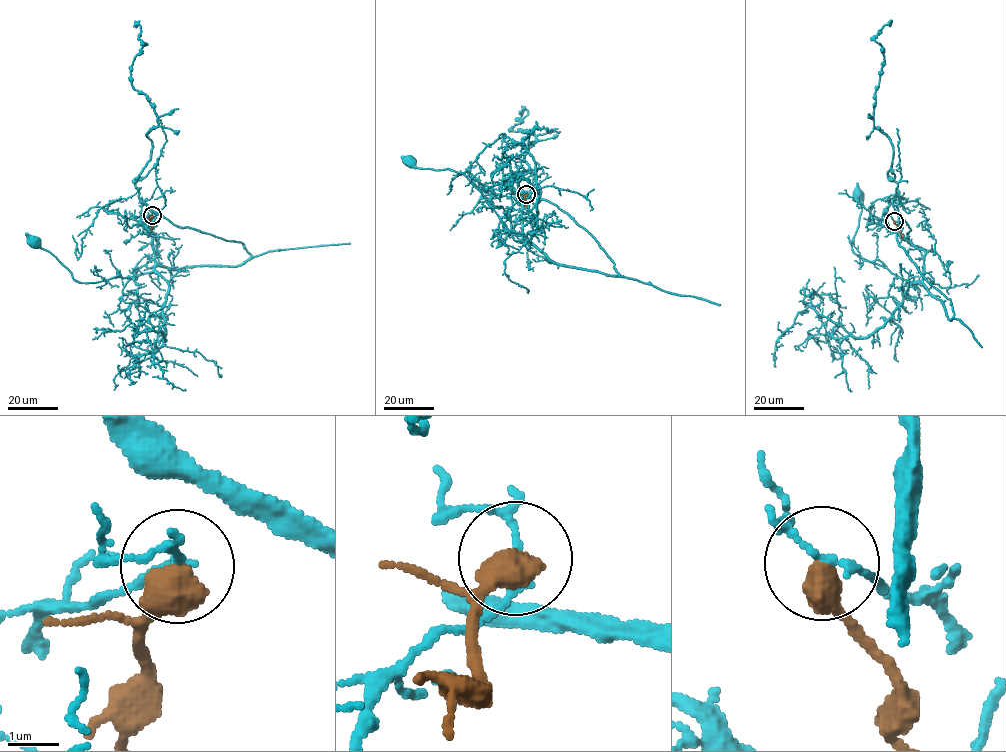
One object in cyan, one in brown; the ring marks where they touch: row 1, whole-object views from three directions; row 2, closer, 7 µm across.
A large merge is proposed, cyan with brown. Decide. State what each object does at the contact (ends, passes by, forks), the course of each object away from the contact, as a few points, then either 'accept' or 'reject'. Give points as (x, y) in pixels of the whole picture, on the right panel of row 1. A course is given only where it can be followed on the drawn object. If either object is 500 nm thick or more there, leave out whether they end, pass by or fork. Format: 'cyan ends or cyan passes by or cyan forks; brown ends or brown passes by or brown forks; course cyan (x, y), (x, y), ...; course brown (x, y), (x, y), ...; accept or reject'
course cyan (894, 220), (902, 225), (900, 235), (925, 252), (923, 277), (913, 283), (853, 251), (862, 210), (858, 194); course brown (894, 221), (901, 238); reject

